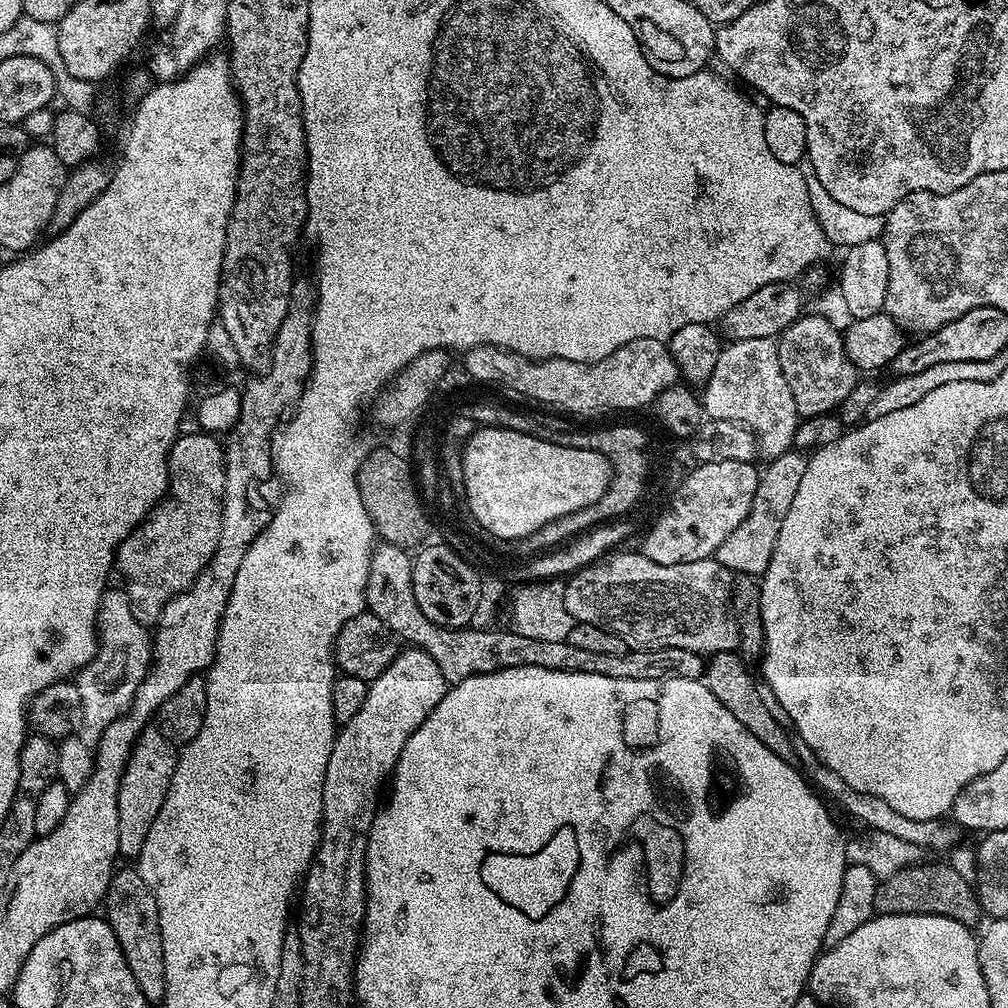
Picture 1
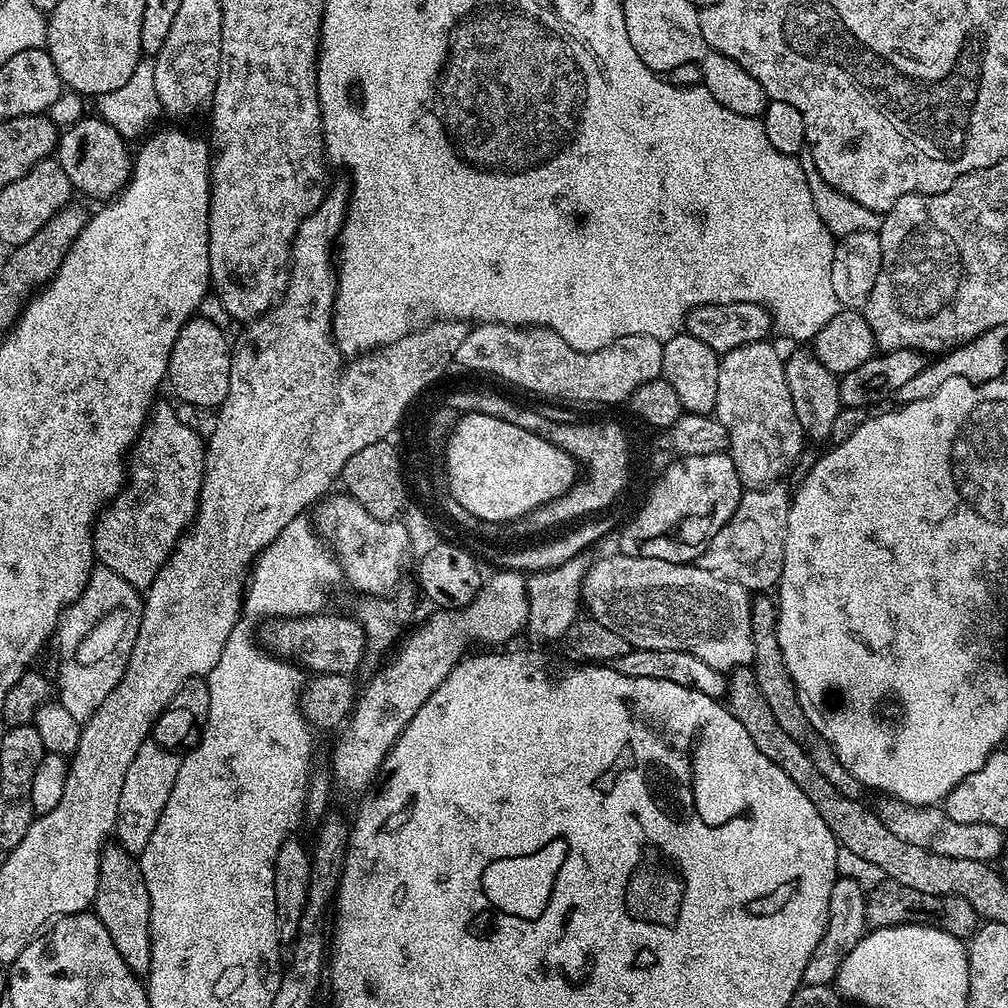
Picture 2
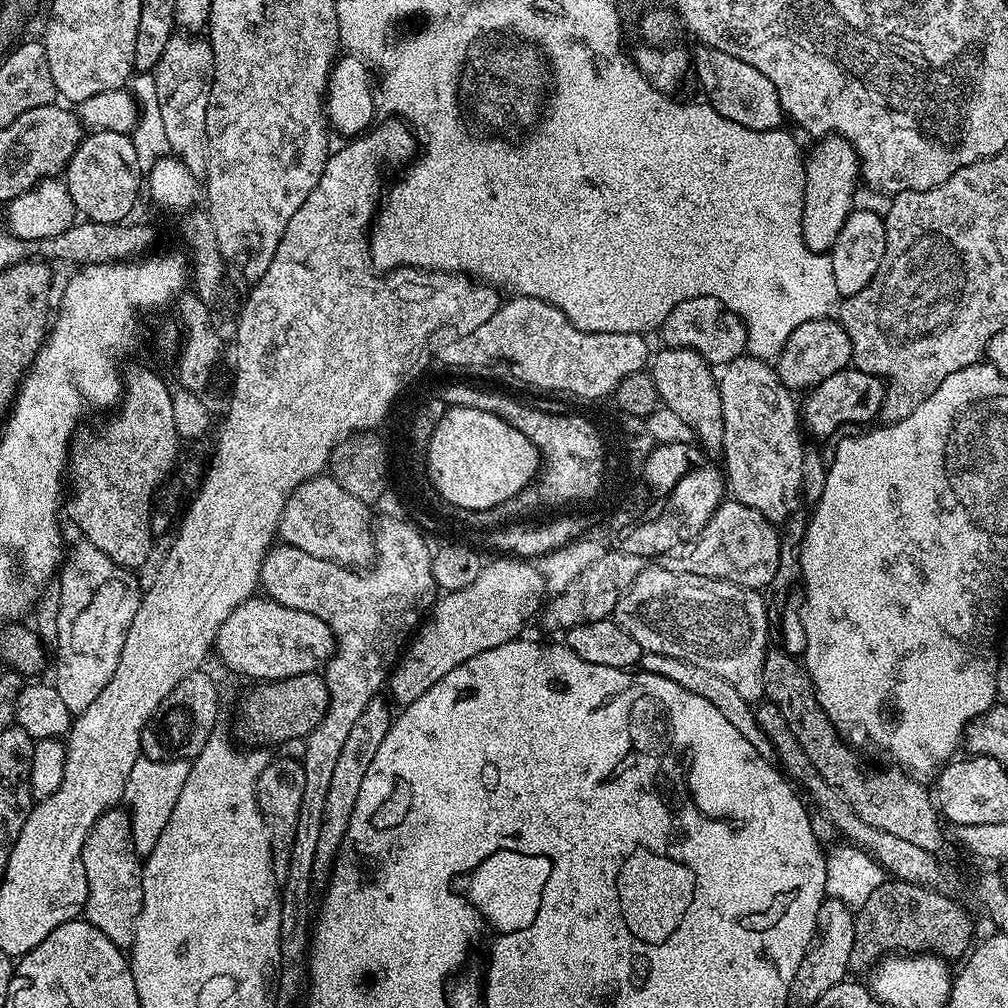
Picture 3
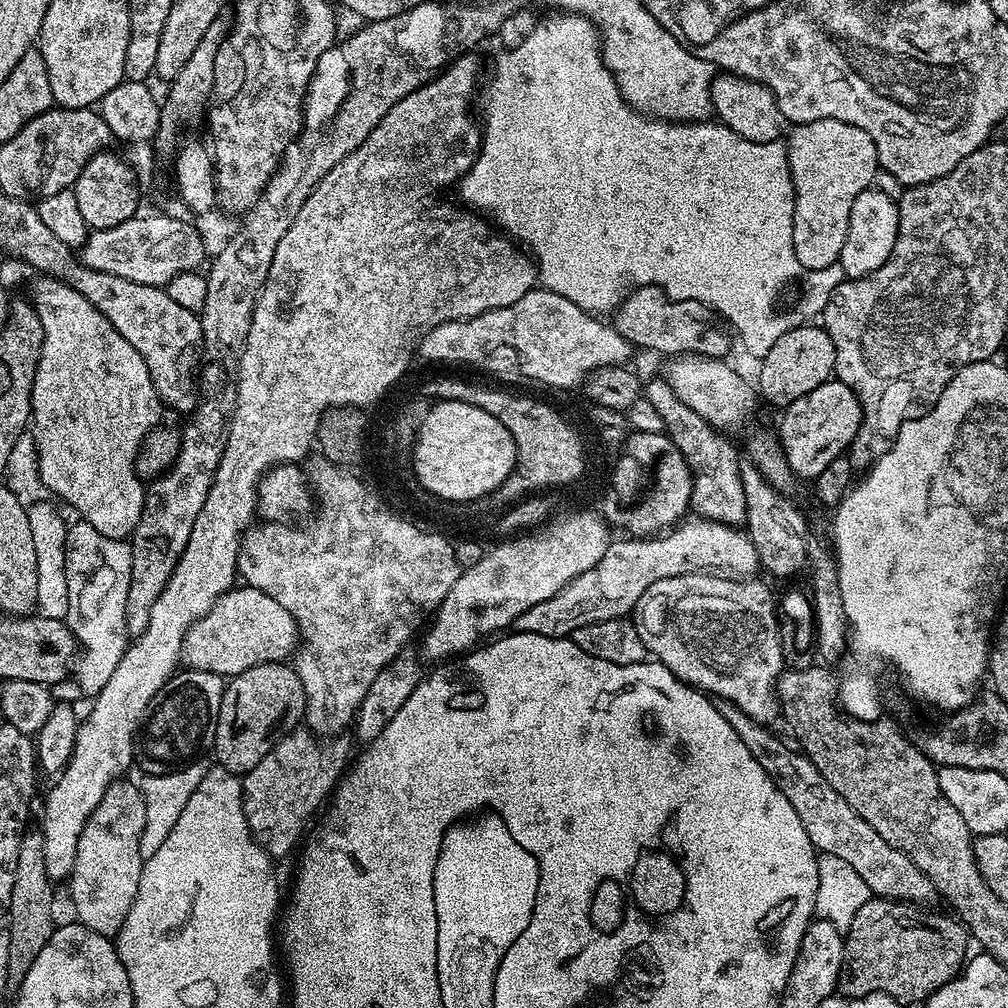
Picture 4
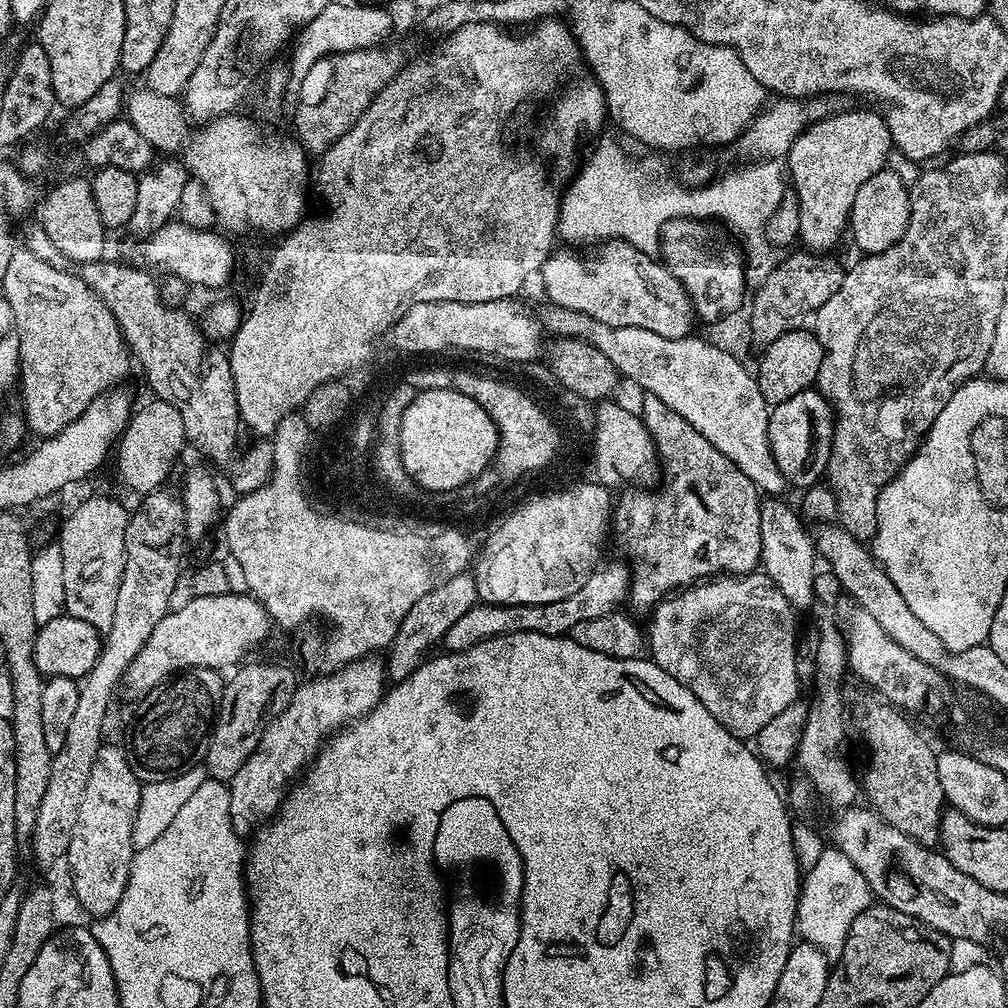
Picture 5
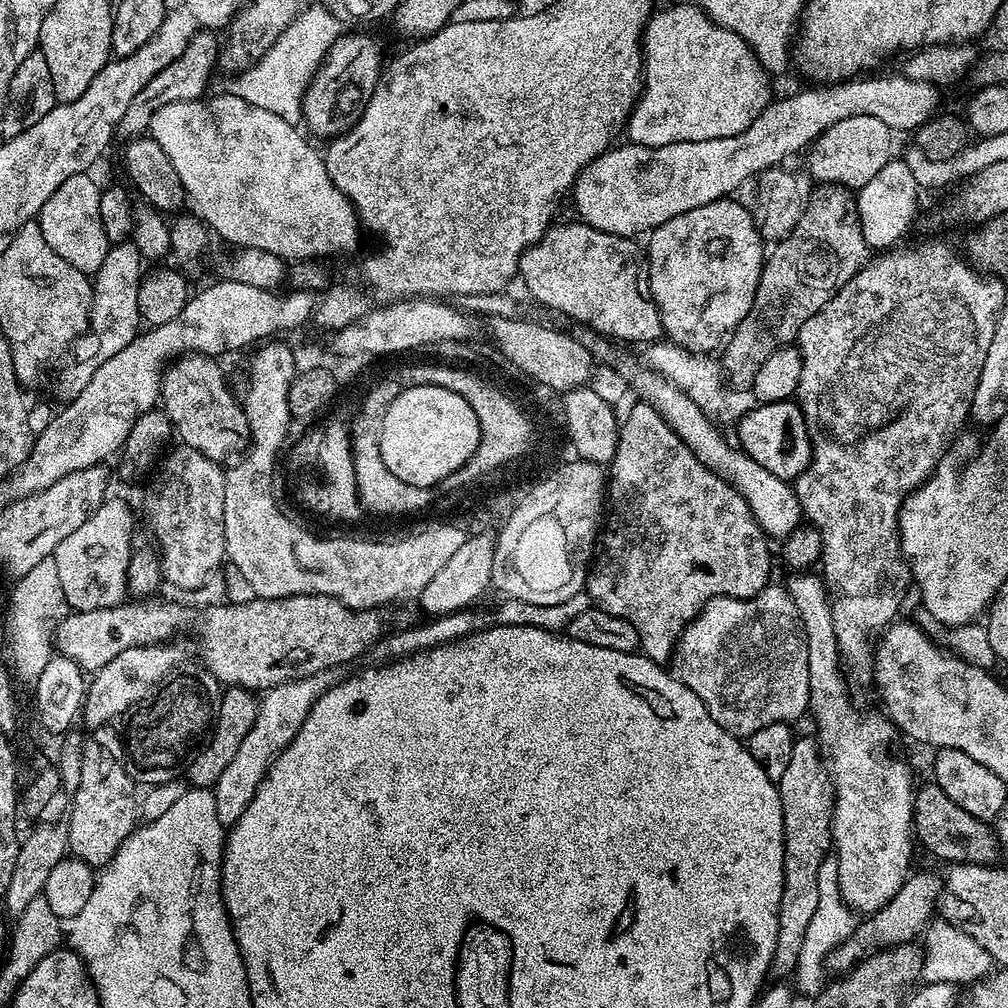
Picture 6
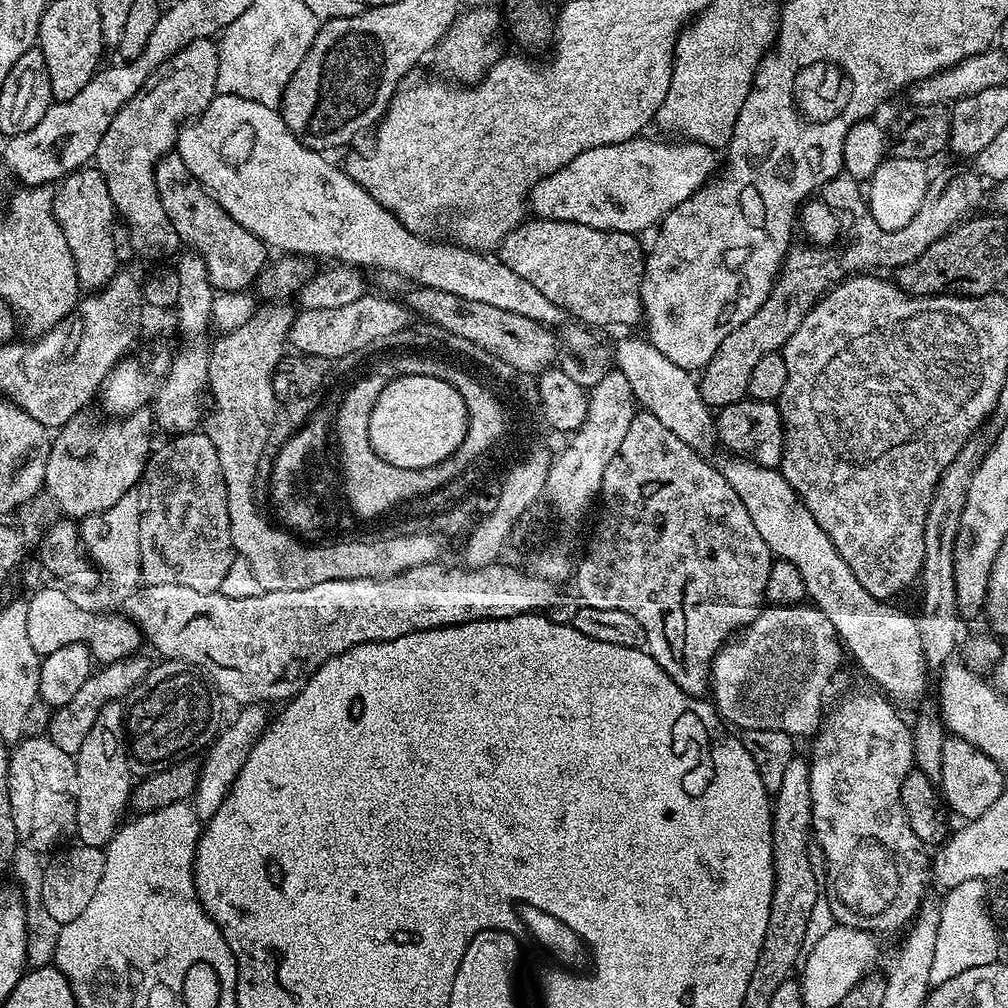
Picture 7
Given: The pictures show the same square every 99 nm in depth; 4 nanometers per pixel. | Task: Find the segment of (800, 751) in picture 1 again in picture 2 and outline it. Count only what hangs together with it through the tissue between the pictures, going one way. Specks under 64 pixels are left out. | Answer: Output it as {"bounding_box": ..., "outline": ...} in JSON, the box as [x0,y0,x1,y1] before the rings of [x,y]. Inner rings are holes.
{"bounding_box":[874,795,1005,862],"outline":[[[881,795],[877,804],[874,804],[876,817],[884,823],[886,830],[902,842],[910,842],[913,846],[922,846],[922,850],[930,850],[934,854],[946,854],[946,858],[970,858],[970,862],[999,861],[1005,855],[1005,829],[990,826],[984,822],[954,822],[950,814],[944,812],[943,807],[918,808],[903,804],[893,796]]]}

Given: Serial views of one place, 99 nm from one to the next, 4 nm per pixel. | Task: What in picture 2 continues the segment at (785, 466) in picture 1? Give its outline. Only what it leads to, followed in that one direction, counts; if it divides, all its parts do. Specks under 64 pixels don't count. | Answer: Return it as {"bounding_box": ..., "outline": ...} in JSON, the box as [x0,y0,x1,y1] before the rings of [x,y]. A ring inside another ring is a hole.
{"bounding_box":[698,482,790,594],"outline":[[[784,482],[770,484],[766,488],[750,488],[741,495],[738,510],[714,534],[714,538],[701,554],[698,566],[702,570],[721,576],[724,580],[738,582],[738,586],[747,588],[749,593],[764,594],[775,589],[780,582],[782,562],[786,550],[786,534],[788,533],[788,515],[790,514],[790,488]]]}

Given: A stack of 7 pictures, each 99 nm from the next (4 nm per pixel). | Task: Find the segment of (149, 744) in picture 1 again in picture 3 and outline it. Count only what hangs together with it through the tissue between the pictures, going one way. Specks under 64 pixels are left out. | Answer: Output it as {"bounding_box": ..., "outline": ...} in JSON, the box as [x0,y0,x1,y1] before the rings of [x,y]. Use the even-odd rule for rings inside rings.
{"bounding_box":[122,754,191,858],"outline":[[[142,754],[130,769],[130,778],[126,778],[122,800],[130,818],[134,850],[142,858],[148,857],[154,850],[154,846],[158,846],[158,838],[162,838],[166,830],[166,822],[170,822],[174,814],[174,802],[178,802],[178,794],[182,794],[182,786],[186,786],[186,778],[191,769],[191,763],[186,760],[158,762]]]}

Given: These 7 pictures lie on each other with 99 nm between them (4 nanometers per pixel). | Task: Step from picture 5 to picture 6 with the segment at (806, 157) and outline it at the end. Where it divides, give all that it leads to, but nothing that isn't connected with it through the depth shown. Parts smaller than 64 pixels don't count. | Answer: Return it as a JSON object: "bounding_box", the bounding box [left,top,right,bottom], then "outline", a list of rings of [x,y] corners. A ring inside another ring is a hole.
{"bounding_box":[806,115,894,190],"outline":[[[858,115],[855,118],[843,119],[812,142],[806,154],[808,170],[816,180],[832,182],[834,184],[831,185],[844,188],[848,186],[852,188],[850,190],[859,190],[893,157],[892,139],[894,134],[891,128],[878,118]]]}

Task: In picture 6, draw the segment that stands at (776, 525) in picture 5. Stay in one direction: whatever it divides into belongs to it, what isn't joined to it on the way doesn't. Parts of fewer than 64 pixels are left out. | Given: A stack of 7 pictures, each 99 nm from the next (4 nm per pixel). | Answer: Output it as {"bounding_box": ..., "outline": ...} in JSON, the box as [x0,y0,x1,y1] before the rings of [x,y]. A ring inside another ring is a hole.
{"bounding_box":[786,570,914,914],"outline":[[[812,570],[797,571],[789,575],[786,587],[794,606],[798,606],[798,614],[802,618],[802,626],[806,634],[808,647],[808,669],[810,670],[810,694],[808,707],[810,716],[816,719],[818,743],[826,761],[828,779],[832,781],[834,799],[832,801],[832,846],[838,870],[838,886],[840,896],[853,913],[873,914],[886,907],[904,881],[913,871],[912,844],[914,848],[914,825],[912,823],[912,797],[914,783],[908,764],[900,756],[892,756],[892,743],[898,737],[898,729],[887,715],[876,712],[859,712],[847,696],[848,684],[844,681],[845,669],[838,638],[834,630],[832,602],[826,584]]]}

